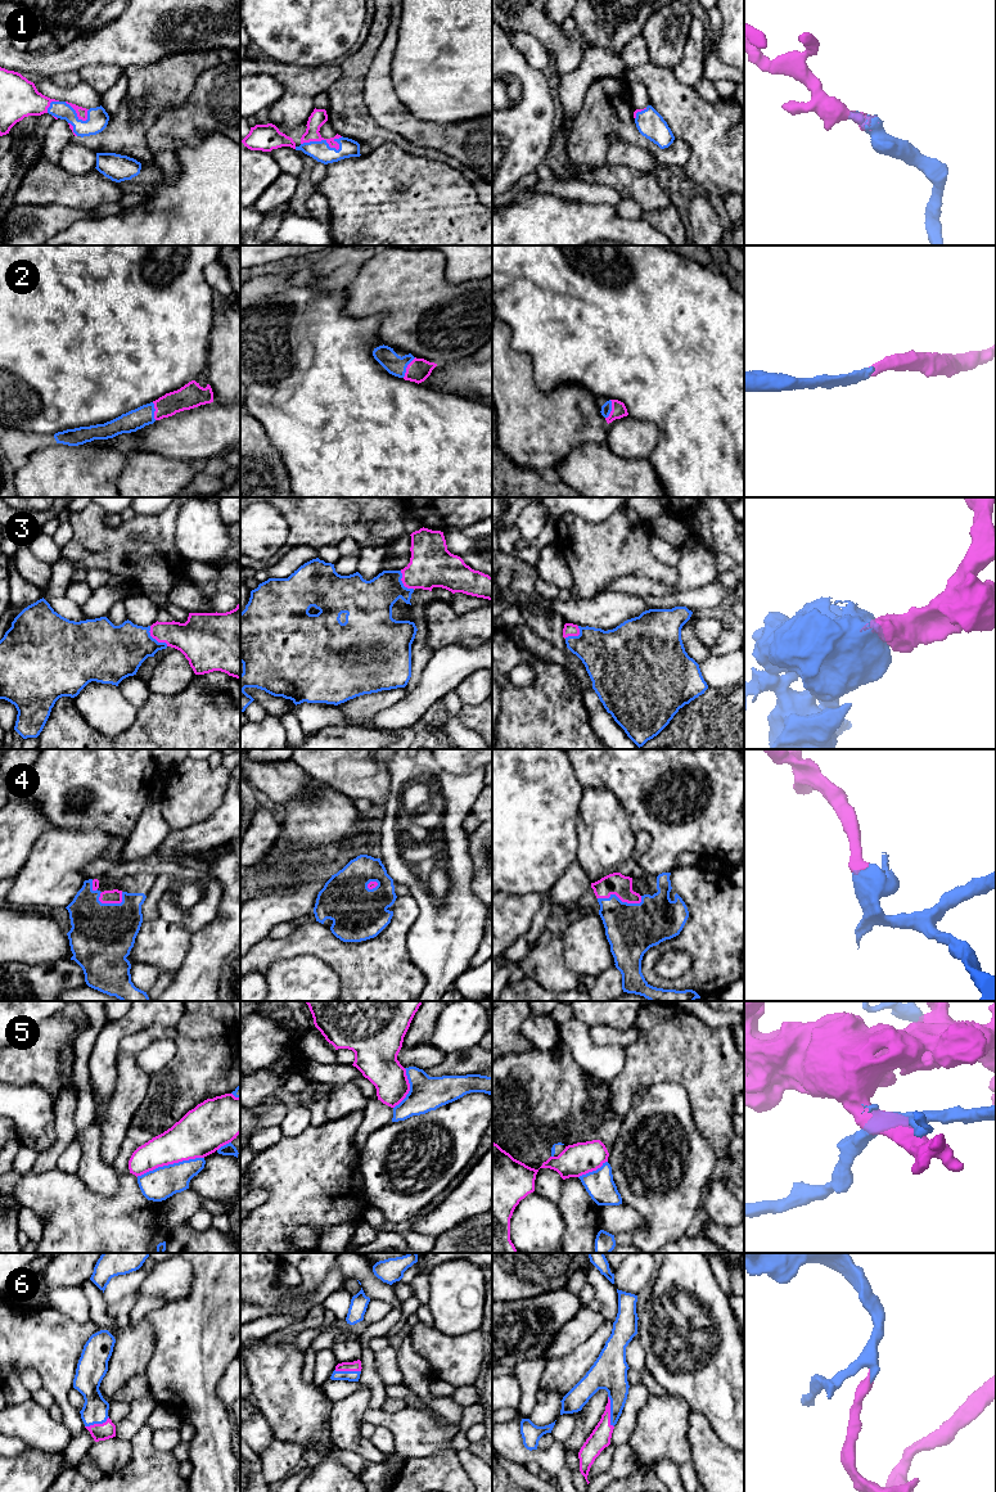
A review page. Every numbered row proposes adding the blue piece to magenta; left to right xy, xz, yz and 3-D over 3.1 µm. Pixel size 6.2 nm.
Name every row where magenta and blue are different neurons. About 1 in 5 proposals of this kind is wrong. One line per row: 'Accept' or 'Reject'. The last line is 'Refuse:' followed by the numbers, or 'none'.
1: Accept
2: Accept
3: Accept
4: Accept
5: Reject
6: Accept
Refuse: 5

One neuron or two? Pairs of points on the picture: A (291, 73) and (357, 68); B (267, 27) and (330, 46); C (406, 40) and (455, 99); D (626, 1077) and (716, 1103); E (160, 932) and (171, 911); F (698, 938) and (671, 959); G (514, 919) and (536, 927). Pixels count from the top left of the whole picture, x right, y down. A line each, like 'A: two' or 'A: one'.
A: two
B: one
C: one
D: one
E: two
F: two
G: two

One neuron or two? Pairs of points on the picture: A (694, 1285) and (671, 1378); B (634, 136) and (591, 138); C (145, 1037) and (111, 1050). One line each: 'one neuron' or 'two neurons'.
A: one neuron
B: one neuron
C: two neurons

